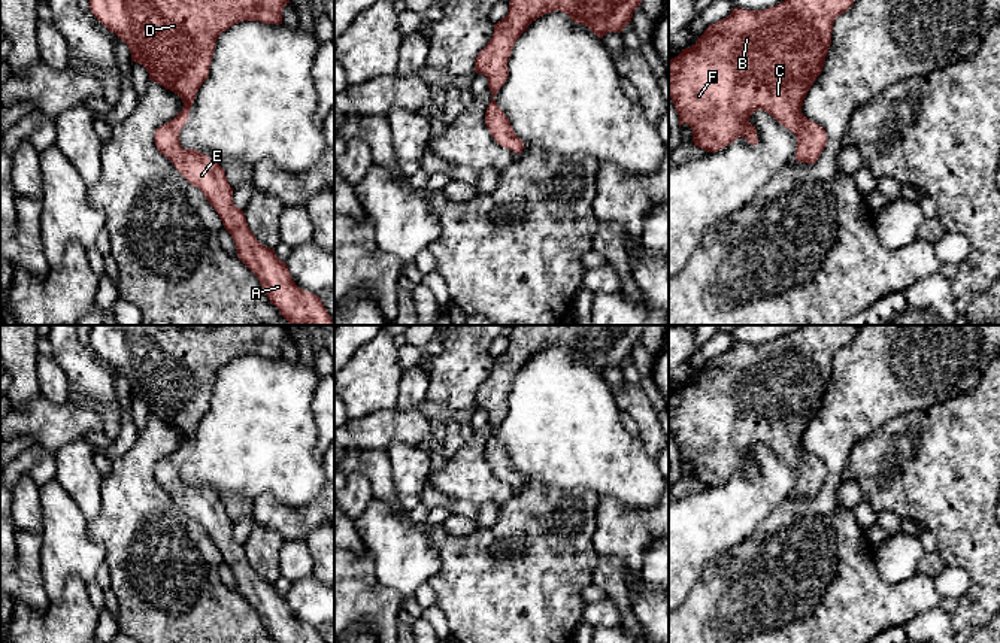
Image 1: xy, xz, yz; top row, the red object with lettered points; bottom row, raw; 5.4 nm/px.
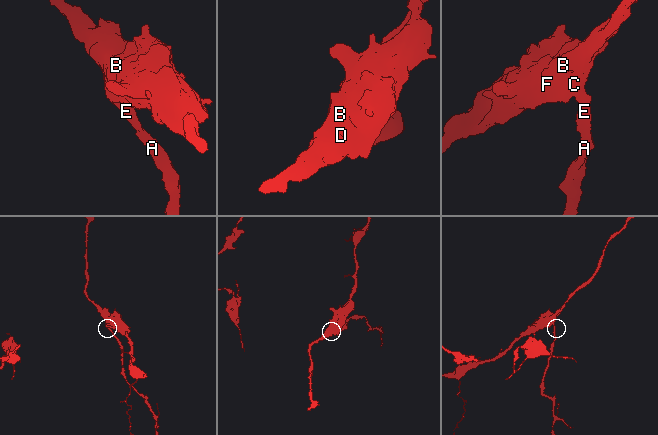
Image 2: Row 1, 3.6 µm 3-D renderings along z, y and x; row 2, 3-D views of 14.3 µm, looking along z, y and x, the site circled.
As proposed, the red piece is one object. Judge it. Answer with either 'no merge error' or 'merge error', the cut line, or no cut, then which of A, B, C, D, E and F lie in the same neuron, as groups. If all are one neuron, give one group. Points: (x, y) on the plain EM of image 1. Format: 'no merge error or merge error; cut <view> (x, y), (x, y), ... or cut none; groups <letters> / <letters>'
no merge error; cut none; groups A B C D E F

